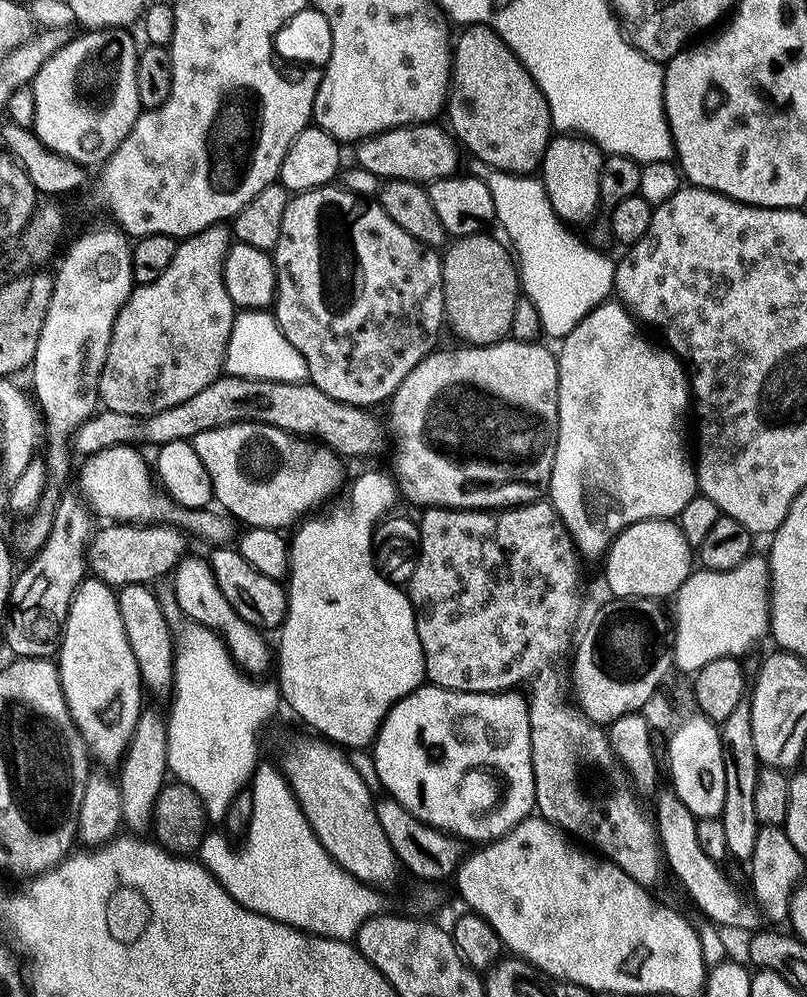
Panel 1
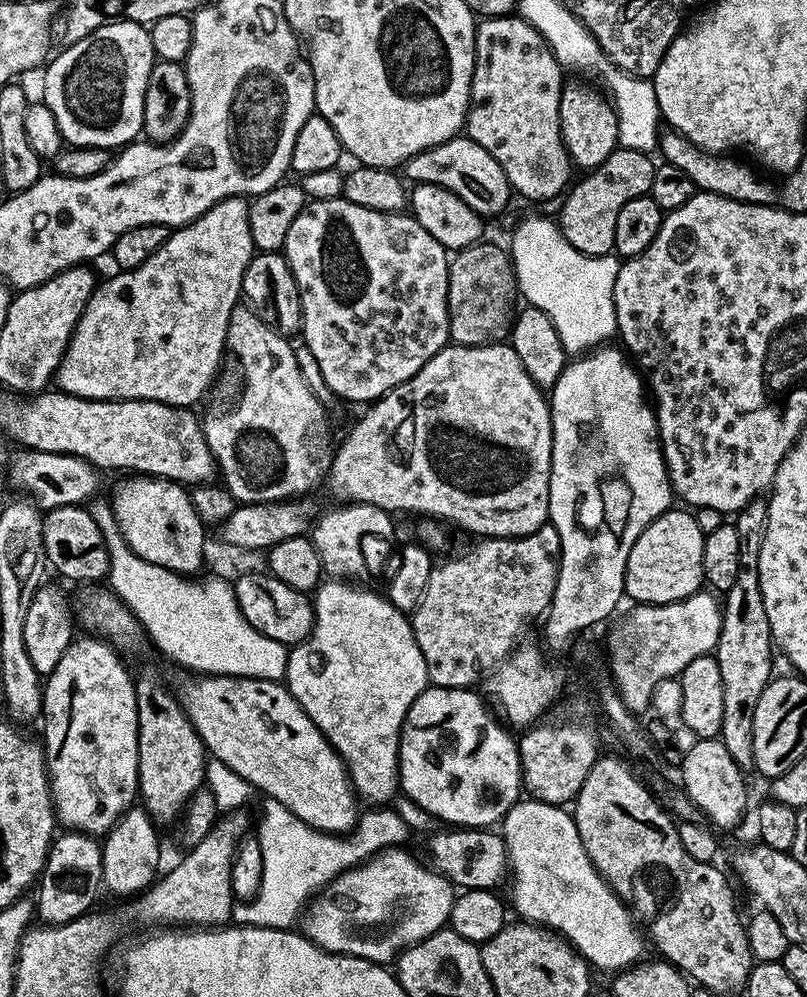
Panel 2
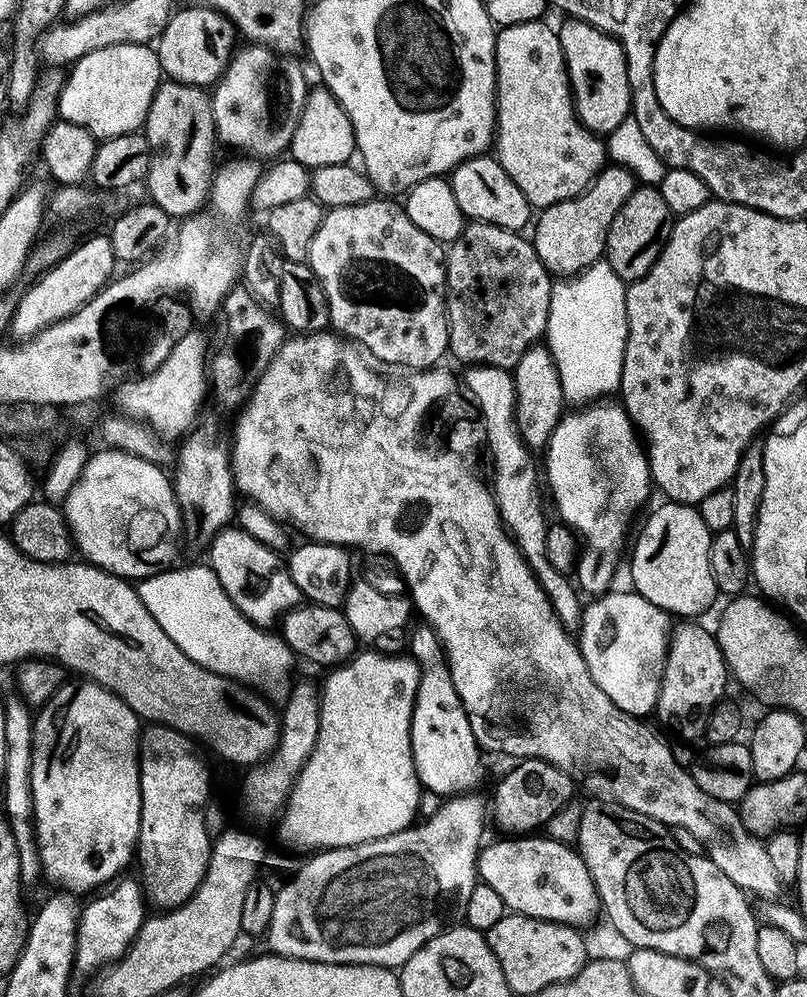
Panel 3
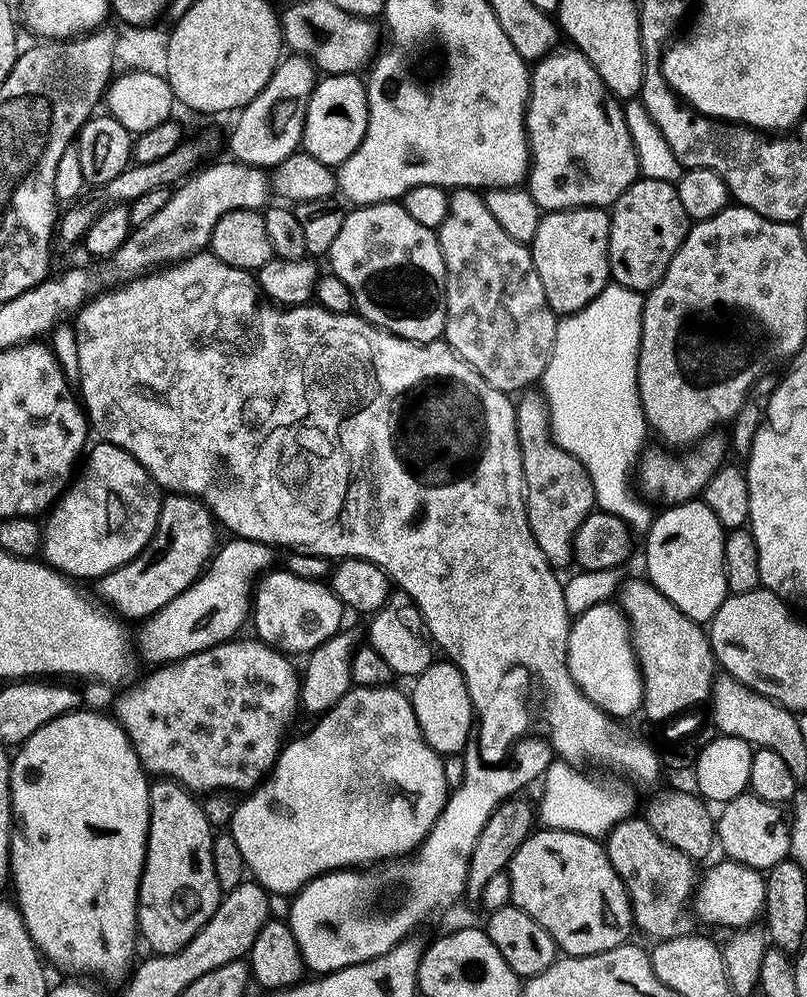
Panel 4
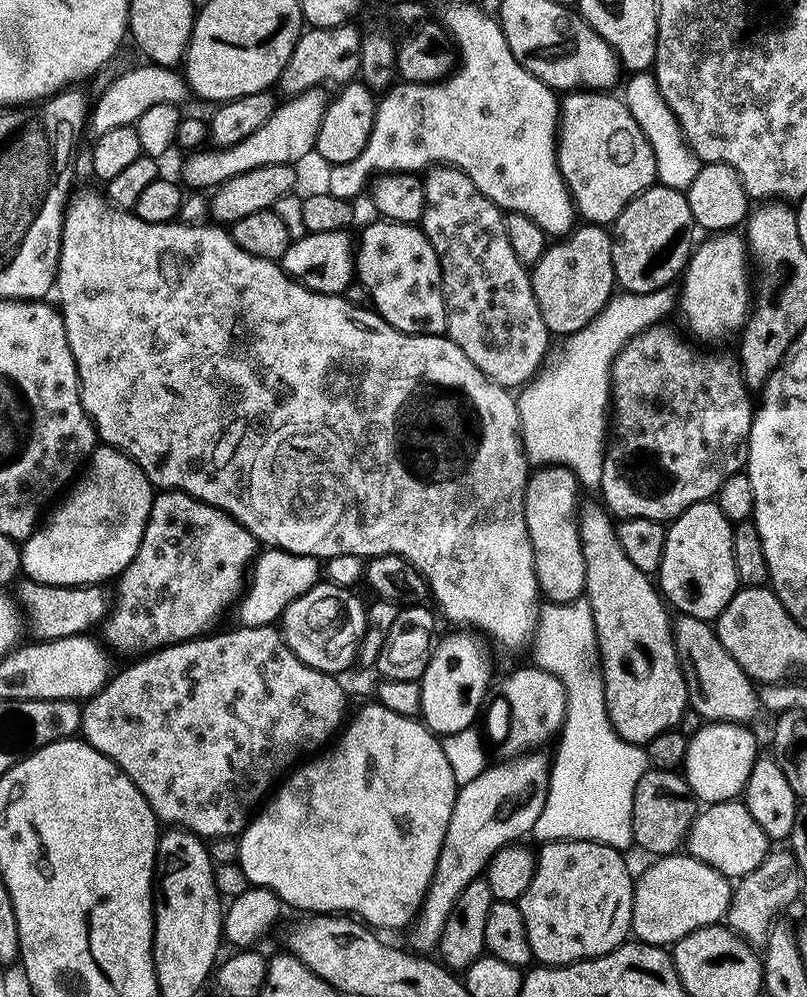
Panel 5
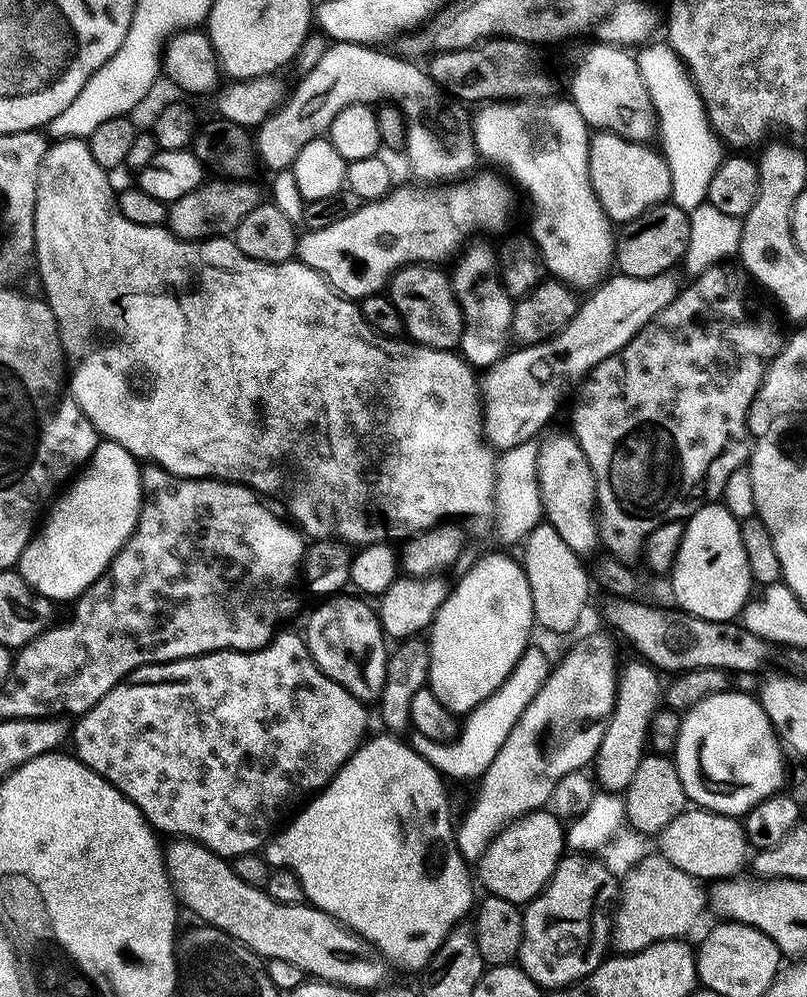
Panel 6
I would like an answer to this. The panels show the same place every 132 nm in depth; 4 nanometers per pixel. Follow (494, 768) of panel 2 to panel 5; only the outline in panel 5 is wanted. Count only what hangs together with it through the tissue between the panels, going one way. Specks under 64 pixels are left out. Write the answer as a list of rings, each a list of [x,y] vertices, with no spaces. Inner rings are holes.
[[[452,630],[445,640],[443,637],[432,649],[430,662],[419,679],[422,690],[422,723],[436,733],[437,737],[458,734],[458,730],[473,727],[485,707],[484,695],[492,680],[492,668],[475,638],[471,631]]]

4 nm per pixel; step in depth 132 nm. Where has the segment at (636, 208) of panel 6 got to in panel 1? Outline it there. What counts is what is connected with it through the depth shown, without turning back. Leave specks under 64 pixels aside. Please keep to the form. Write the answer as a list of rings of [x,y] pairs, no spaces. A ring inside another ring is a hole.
[[[469,24],[460,37],[455,37],[452,49],[452,82],[448,86],[446,105],[447,127],[465,149],[469,148],[475,159],[503,172],[532,174],[544,157],[549,140],[554,135],[552,119],[546,98],[526,70],[526,66],[512,53],[510,46],[486,24]]]

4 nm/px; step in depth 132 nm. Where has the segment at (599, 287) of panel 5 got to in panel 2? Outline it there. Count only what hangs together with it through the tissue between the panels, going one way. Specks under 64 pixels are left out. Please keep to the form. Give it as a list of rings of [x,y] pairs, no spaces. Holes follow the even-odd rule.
[[[618,146],[597,168],[591,169],[580,181],[567,189],[560,208],[560,232],[578,250],[587,256],[606,256],[615,249],[614,229],[618,227],[618,213],[626,202],[652,191],[657,161],[642,150]],[[577,183],[577,184],[576,184]],[[576,184],[576,185],[575,185]],[[568,196],[568,197],[567,197]]]

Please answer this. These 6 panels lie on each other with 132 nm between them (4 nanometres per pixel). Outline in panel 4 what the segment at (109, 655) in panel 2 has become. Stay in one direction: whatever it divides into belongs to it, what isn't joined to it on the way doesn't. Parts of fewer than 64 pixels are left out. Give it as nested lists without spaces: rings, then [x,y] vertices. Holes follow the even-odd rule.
[[[77,710],[67,712],[34,730],[30,738],[15,749],[11,757],[12,773],[10,774],[10,794],[12,795],[12,871],[11,887],[16,887],[15,903],[20,909],[26,930],[33,939],[41,956],[51,967],[61,968],[64,974],[83,974],[101,976],[104,980],[123,981],[133,967],[132,955],[138,945],[138,929],[136,927],[136,907],[138,906],[138,886],[144,869],[146,858],[146,842],[148,841],[148,823],[150,822],[150,787],[149,777],[140,765],[138,754],[130,742],[130,738],[122,730],[122,726],[111,715],[103,716],[100,712],[84,712]]]

